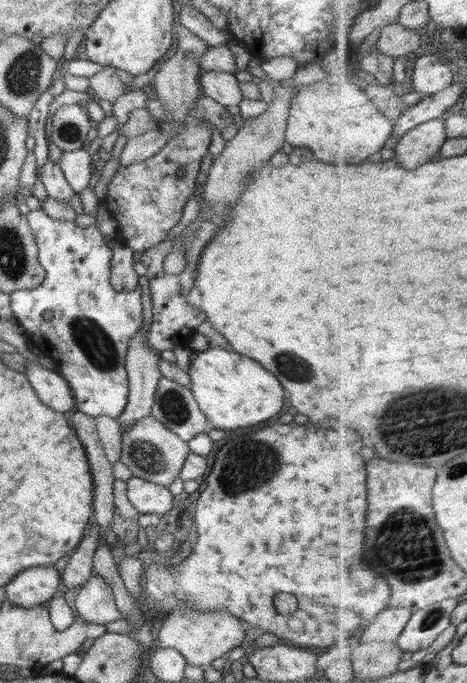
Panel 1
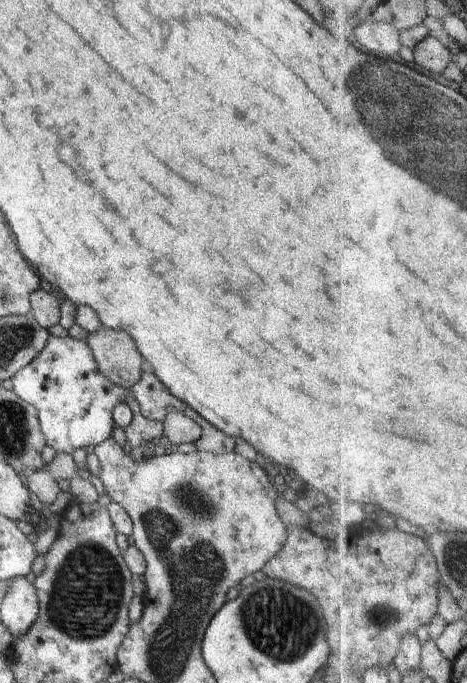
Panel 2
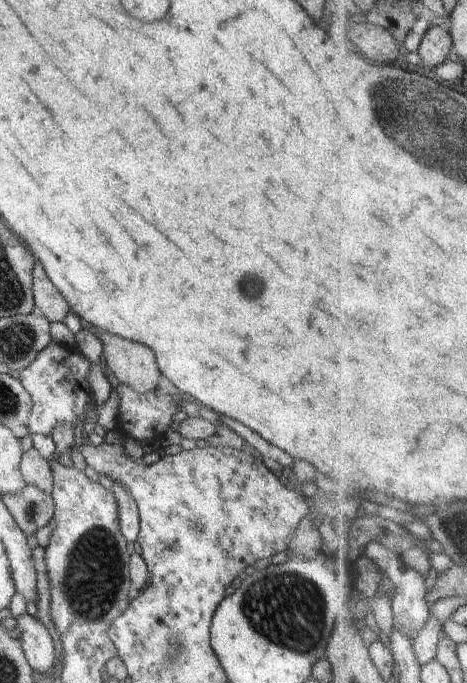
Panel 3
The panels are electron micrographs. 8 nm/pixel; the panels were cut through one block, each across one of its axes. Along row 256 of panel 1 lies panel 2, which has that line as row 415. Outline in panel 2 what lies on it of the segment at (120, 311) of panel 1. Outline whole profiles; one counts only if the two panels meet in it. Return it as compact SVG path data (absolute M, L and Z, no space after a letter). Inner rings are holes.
M50 335L46 346L40 354L24 368L21 368L11 378L12 390L22 400L33 404L39 412L39 427L44 435L45 441L50 448L57 453L71 455L78 448L96 446L112 436L113 416L112 410L117 404L126 403L134 406L132 393L124 387L114 384L108 380L98 368L89 344L86 341L79 341L70 336L56 338Z

